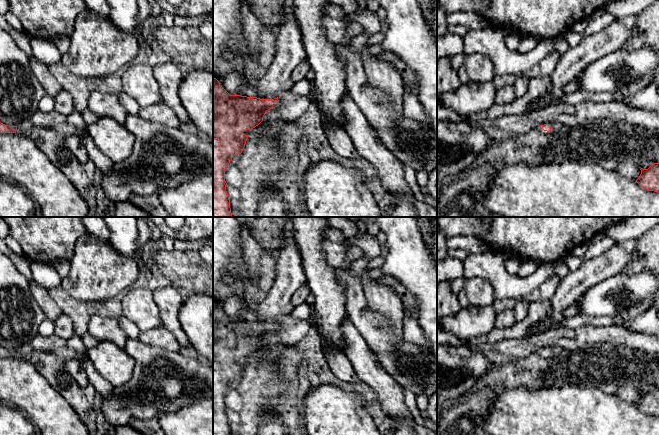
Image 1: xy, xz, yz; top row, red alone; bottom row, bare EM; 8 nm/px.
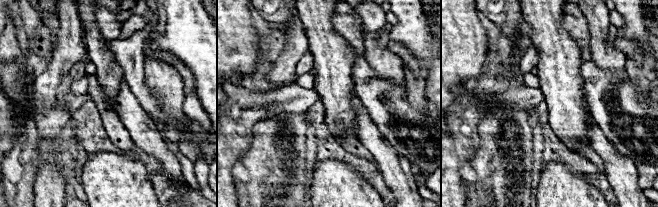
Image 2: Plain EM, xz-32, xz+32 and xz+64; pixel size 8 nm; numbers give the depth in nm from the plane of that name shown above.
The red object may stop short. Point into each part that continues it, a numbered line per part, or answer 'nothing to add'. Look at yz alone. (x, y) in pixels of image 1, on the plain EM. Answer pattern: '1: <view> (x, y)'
1: yz (556, 350)

